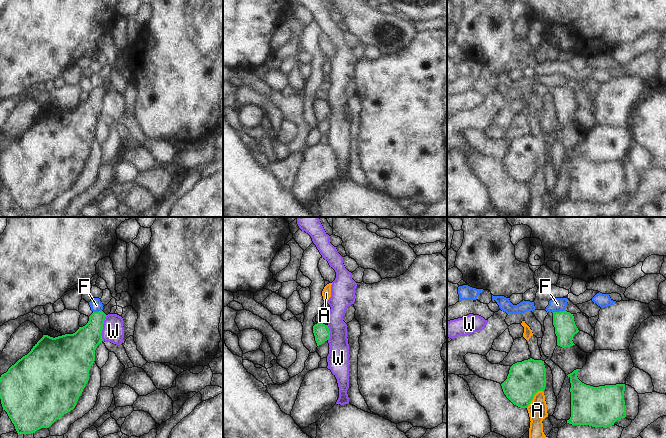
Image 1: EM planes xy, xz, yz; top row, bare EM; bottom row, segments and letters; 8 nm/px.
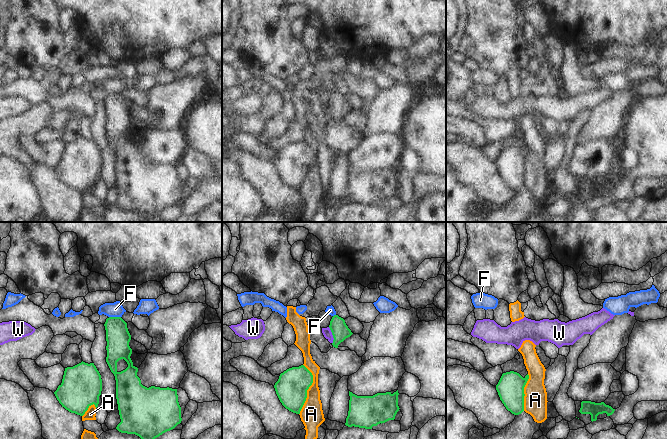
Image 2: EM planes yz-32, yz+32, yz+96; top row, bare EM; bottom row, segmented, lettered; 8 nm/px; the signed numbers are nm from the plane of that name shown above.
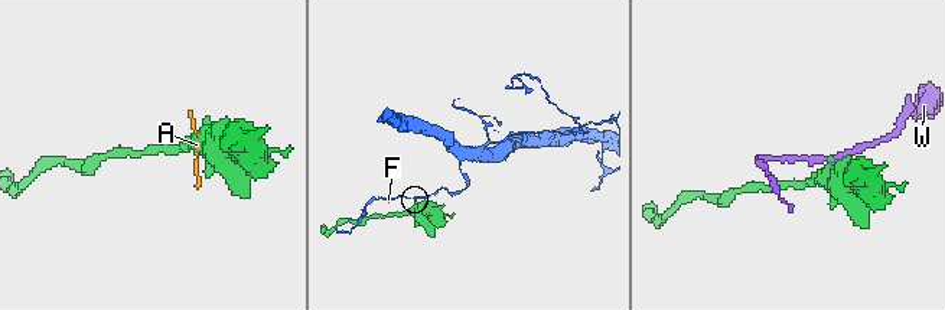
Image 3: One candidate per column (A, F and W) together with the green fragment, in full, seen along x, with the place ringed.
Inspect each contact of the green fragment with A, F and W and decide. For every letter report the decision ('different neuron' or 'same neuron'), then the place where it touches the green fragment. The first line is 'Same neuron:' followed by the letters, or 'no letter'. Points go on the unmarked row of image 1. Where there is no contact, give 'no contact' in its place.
Same neuron: no letter
A: different neuron; contact yz (533, 173)
F: different neuron; contact yz (558, 88)
W: different neuron; contact xy (102, 104)

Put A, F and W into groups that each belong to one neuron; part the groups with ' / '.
A / F / W

